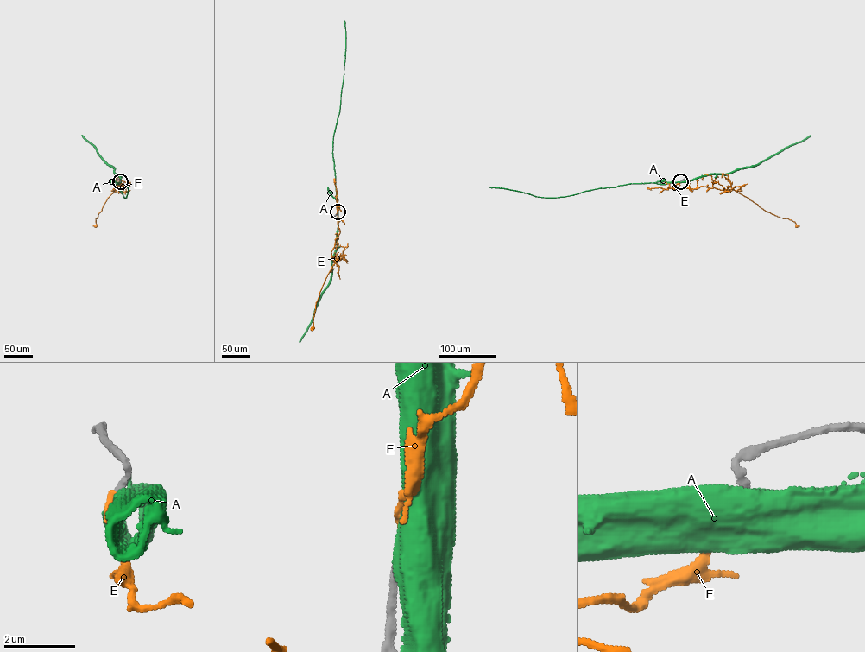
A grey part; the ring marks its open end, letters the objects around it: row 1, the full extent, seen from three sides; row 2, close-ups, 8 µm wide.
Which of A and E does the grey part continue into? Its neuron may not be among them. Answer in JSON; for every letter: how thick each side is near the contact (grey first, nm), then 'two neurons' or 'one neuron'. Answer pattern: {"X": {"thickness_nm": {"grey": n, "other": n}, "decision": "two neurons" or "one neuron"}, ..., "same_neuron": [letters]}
{"A": {"thickness_nm": {"grey": 180, "other": 750}, "decision": "two neurons"}, "E": {"thickness_nm": {"grey": 170, "other": 180}, "decision": "one neuron"}, "same_neuron": ["E"]}

